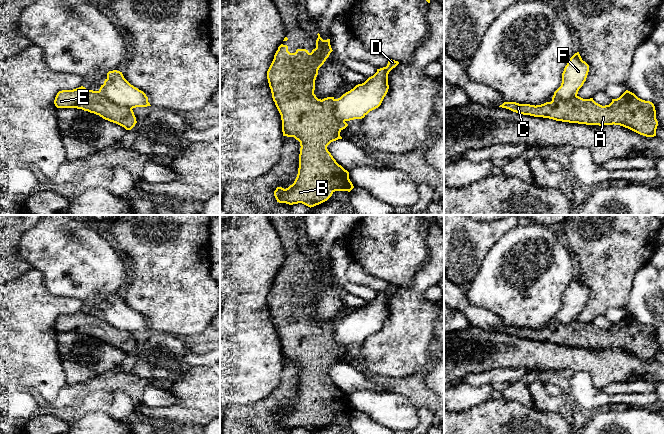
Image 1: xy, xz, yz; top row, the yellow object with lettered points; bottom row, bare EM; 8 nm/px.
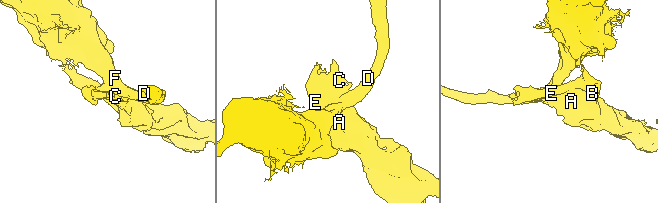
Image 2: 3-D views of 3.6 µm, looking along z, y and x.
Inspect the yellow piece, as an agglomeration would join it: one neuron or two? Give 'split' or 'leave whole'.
split

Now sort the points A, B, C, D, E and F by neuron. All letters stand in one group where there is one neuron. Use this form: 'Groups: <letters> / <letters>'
Groups: A B C E / D F

